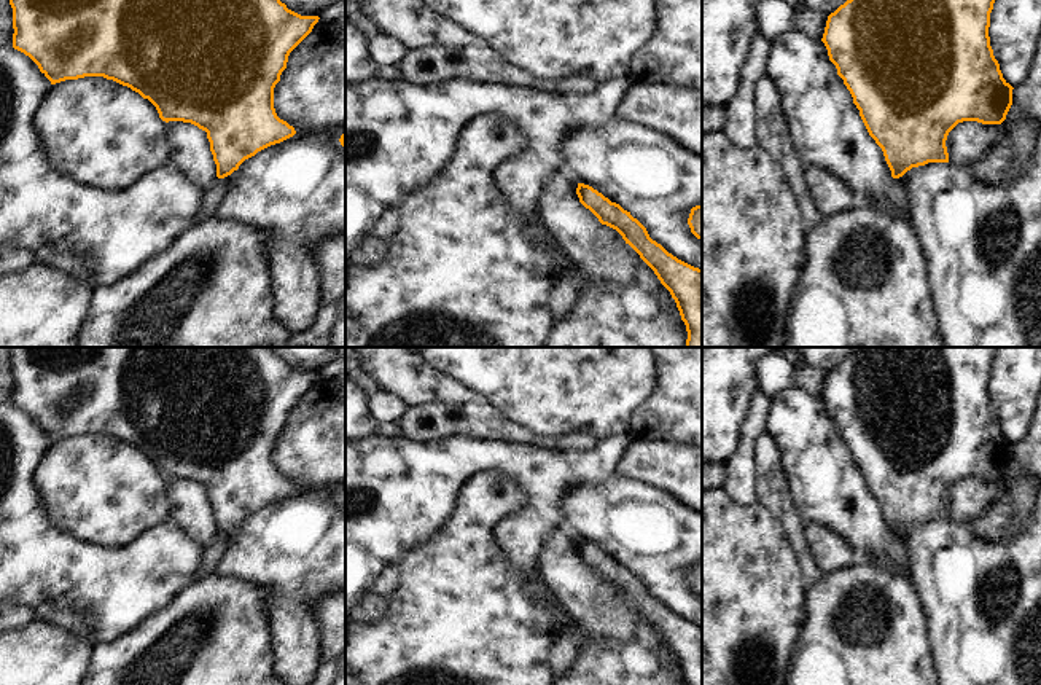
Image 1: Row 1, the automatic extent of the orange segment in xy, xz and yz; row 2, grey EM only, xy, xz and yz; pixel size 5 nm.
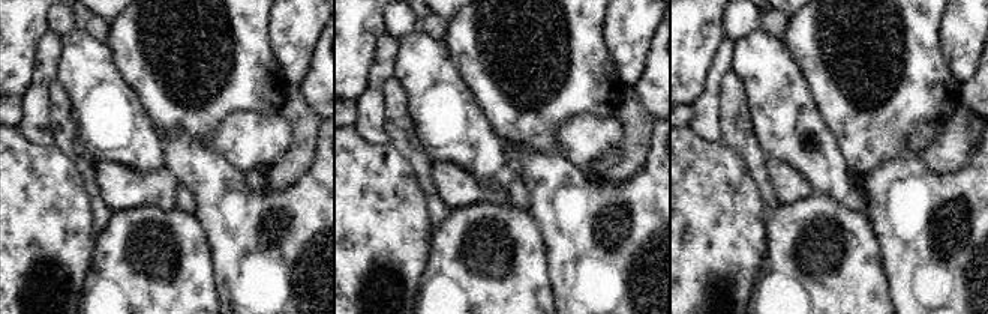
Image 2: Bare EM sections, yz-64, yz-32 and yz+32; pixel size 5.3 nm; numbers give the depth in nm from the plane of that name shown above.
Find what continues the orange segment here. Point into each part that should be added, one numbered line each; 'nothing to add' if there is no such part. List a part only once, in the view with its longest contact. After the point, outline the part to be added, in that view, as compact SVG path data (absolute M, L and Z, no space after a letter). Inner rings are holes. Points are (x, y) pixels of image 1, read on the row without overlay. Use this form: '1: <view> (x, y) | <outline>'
nothing to add

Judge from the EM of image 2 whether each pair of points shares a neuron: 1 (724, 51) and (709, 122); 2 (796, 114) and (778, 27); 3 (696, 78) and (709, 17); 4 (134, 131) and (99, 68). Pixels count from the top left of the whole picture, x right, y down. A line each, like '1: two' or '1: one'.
1: one
2: two
3: one
4: one

